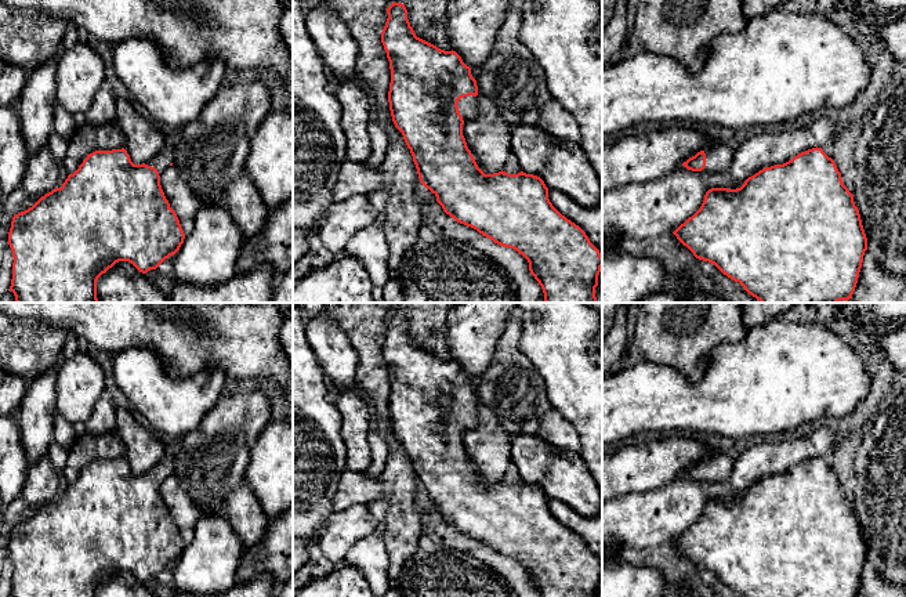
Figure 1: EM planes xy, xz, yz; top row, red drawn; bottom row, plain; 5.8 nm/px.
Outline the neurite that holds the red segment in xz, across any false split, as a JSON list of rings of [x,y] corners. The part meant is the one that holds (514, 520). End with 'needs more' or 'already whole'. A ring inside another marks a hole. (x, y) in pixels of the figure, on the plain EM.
[[[392,312],[387,318],[387,332],[381,341],[381,352],[391,379],[388,401],[389,420],[395,437],[402,442],[410,459],[420,492],[430,499],[443,521],[457,532],[476,539],[494,553],[511,557],[529,572],[529,580],[541,597],[597,597],[602,578],[602,565],[590,551],[586,542],[562,525],[548,509],[544,491],[523,481],[508,484],[499,481],[485,484],[476,474],[463,445],[463,434],[478,426],[478,395],[456,361],[445,361],[416,345],[407,329],[407,319],[402,312]]]; needs more

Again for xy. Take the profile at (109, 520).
[[[175,449],[168,451],[156,466],[142,474],[134,474],[124,457],[95,460],[68,485],[61,498],[52,499],[32,517],[15,524],[8,542],[14,567],[10,597],[97,597],[98,587],[119,571],[128,571],[146,583],[175,564],[185,543],[160,495],[160,485],[173,475],[174,456]]]; needs more

